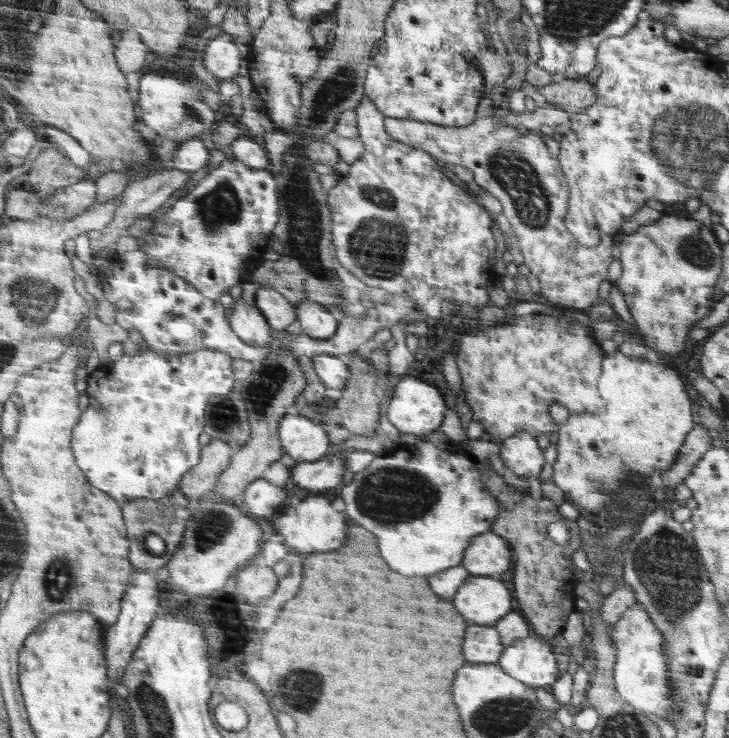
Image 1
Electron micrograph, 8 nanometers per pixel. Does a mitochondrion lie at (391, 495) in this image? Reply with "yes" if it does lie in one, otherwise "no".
yes

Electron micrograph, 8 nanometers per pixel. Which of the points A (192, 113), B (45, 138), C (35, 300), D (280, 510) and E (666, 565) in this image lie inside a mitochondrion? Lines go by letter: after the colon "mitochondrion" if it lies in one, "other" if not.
A: mitochondrion
B: other
C: mitochondrion
D: other
E: mitochondrion

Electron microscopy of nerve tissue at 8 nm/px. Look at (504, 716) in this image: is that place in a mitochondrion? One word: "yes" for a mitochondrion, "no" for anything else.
yes

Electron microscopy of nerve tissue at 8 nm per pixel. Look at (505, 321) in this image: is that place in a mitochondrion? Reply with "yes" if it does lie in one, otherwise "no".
no

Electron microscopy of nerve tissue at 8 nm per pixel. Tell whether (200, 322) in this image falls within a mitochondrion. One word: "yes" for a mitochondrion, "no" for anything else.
no

